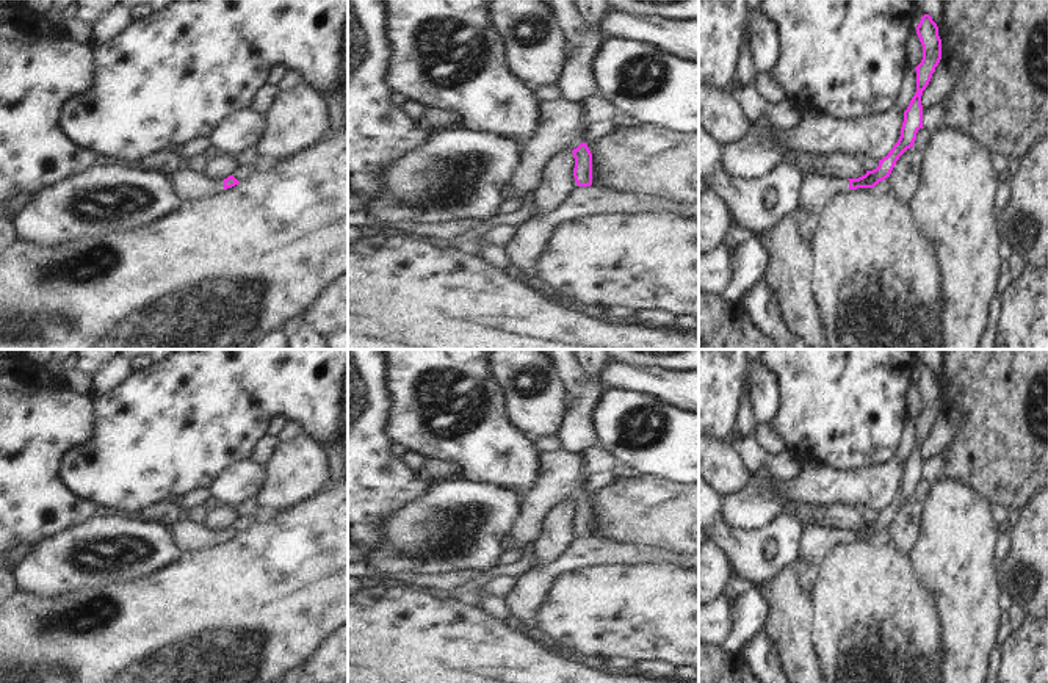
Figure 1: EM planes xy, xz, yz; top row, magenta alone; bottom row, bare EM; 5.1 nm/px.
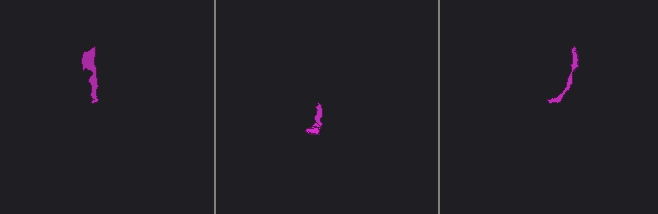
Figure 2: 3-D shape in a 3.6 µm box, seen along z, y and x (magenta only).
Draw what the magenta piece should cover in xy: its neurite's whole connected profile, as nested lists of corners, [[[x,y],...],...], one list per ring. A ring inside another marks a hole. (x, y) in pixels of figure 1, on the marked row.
[[[191,168],[179,171],[172,179],[183,201],[210,197],[240,183],[233,175],[222,180]]]

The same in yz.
[[[929,14],[921,17],[916,27],[916,34],[923,45],[923,60],[915,67],[916,92],[904,111],[904,122],[898,143],[887,157],[879,160],[879,166],[876,169],[866,171],[866,174],[858,179],[844,179],[822,169],[804,166],[804,179],[800,182],[800,208],[811,213],[821,213],[824,207],[838,194],[857,188],[874,188],[879,182],[890,177],[899,157],[907,149],[913,147],[916,133],[923,128],[921,96],[941,60],[941,39],[938,36],[938,27]]]

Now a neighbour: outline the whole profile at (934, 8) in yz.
[[[913,0],[920,11],[929,14],[932,20],[937,23],[941,17],[941,11],[945,3],[941,0]]]

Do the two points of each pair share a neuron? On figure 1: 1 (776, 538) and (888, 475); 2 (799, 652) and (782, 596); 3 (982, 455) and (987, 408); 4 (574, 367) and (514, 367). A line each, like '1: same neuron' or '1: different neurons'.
1: different neurons
2: same neuron
3: same neuron
4: different neurons

